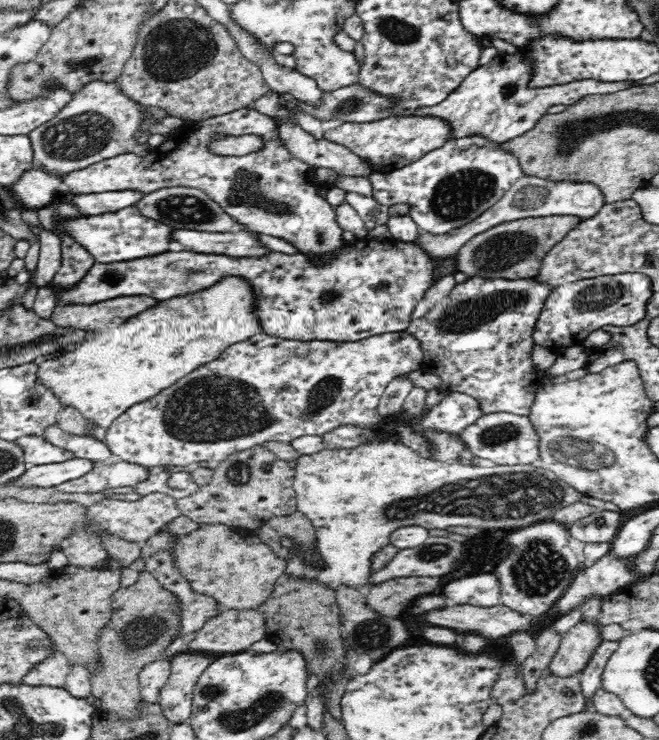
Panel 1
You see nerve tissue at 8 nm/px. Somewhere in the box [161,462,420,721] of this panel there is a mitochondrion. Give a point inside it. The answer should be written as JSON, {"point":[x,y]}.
{"point":[374,634]}

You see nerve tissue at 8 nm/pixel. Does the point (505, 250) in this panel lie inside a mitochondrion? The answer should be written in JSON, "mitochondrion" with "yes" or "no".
{"mitochondrion":"yes"}

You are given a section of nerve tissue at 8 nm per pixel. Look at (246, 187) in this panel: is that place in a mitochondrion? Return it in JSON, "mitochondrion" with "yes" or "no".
{"mitochondrion":"yes"}

